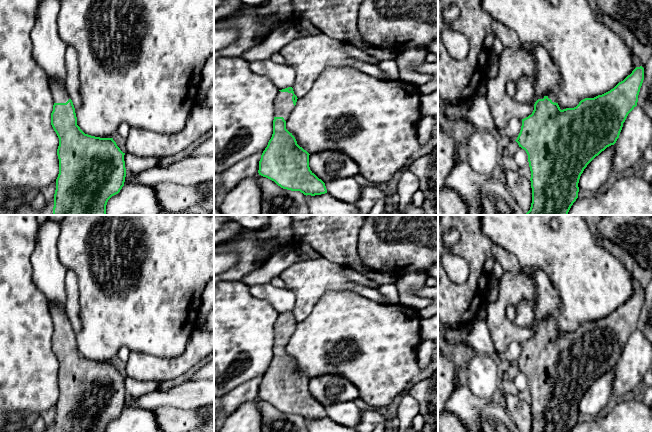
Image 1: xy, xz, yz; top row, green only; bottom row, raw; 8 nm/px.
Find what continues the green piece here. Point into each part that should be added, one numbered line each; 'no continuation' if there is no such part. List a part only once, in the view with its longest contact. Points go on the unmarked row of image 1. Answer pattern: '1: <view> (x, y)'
1: xz (283, 330)

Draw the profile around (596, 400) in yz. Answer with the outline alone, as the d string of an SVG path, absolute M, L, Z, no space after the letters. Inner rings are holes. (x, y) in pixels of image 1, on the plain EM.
M615 368L607 371L587 389L579 403L580 414L589 415L592 419L610 407L614 375Z

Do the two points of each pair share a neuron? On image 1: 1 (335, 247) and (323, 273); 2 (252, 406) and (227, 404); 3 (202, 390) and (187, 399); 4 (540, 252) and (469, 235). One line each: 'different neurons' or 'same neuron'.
1: different neurons
2: different neurons
3: same neuron
4: different neurons

